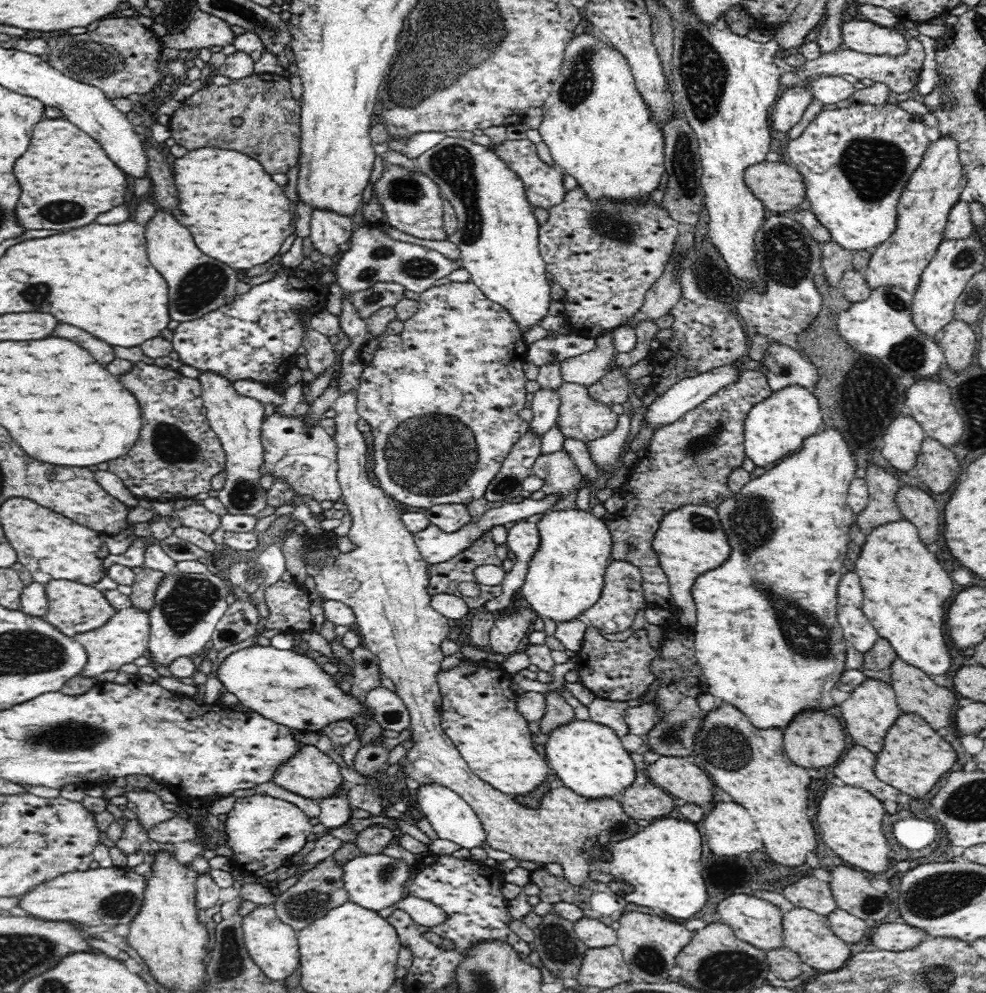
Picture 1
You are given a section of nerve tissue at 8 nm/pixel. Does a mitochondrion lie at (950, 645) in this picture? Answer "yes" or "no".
no

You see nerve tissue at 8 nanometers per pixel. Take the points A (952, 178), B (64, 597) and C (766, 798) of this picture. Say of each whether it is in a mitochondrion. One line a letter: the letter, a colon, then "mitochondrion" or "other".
A: other
B: other
C: other

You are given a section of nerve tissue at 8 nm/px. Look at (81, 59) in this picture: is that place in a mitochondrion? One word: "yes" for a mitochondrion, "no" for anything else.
yes

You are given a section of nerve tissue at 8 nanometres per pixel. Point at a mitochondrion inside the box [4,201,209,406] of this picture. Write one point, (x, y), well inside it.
(39, 293)

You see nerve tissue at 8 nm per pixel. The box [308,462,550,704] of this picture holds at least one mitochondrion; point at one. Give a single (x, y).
(505, 485)

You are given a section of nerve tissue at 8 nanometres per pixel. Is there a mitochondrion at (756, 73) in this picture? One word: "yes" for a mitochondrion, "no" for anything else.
no

